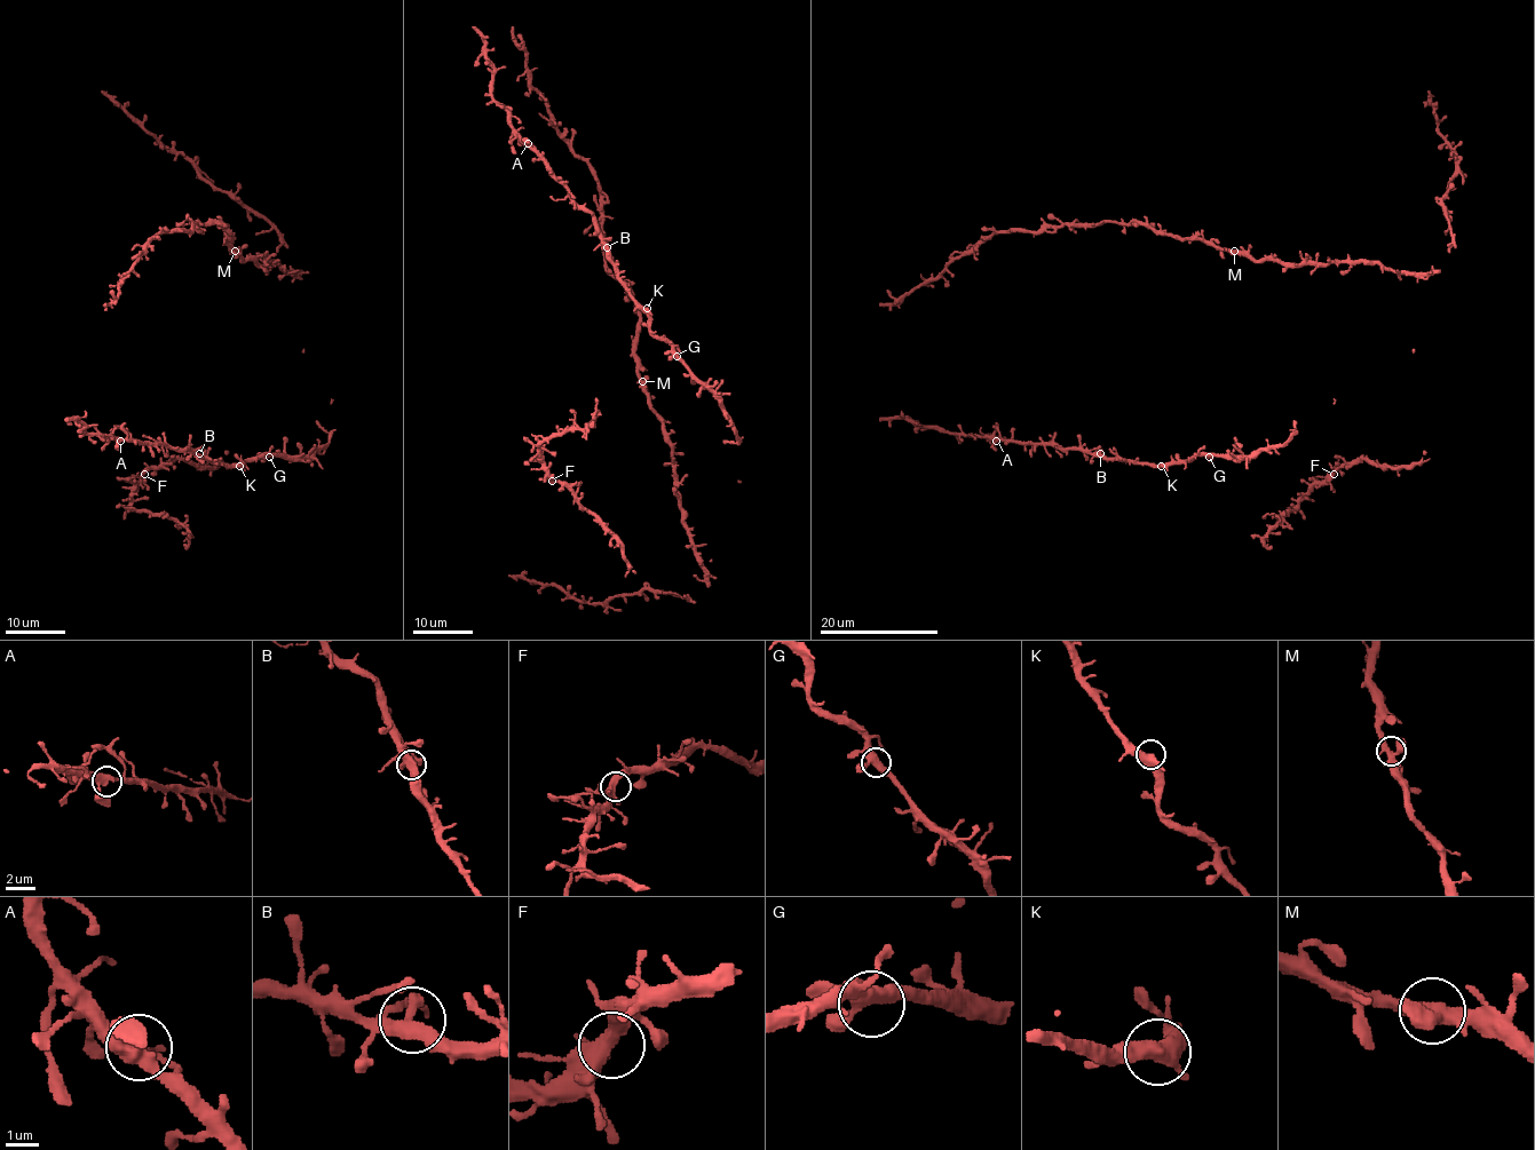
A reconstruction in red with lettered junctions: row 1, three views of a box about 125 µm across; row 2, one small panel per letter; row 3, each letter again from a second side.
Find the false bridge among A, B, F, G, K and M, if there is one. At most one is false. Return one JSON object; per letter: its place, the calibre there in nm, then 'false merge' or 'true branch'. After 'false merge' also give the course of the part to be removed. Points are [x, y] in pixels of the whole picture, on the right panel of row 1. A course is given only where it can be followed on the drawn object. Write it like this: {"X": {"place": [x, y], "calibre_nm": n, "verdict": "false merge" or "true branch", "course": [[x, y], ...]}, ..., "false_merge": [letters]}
{"A": {"place": [996, 441], "calibre_nm": 360, "verdict": "true branch"}, "B": {"place": [1100, 453], "calibre_nm": 400, "verdict": "true branch"}, "F": {"place": [1334, 474], "calibre_nm": 400, "verdict": "true branch"}, "G": {"place": [1209, 457], "calibre_nm": 400, "verdict": "true branch"}, "K": {"place": [1161, 466], "calibre_nm": 420, "verdict": "true branch"}, "M": {"place": [1234, 251], "calibre_nm": 400, "verdict": "true branch"}, "false_merge": []}

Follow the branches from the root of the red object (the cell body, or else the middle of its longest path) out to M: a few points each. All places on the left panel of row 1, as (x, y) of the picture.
M: (117, 296), (121, 277), (160, 232), (190, 232), (197, 222), (220, 223), (231, 236), (227, 244), (235, 252)

